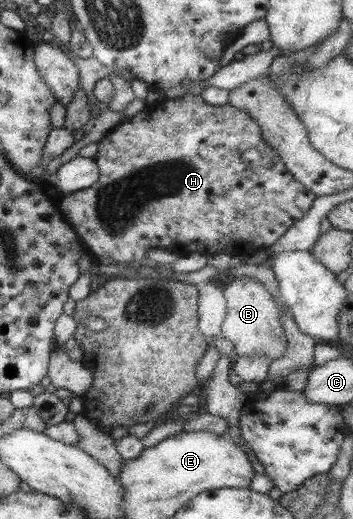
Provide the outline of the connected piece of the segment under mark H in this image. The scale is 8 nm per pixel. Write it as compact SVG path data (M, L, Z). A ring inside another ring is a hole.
M186 92L173 99L164 99L160 104L154 104L148 110L141 110L131 117L123 120L110 134L100 140L94 162L98 167L98 178L88 188L66 194L61 200L56 202L58 211L64 217L64 221L72 227L78 236L85 250L96 255L104 263L108 260L112 262L130 263L132 260L144 260L146 252L152 248L166 248L178 257L184 254L198 252L206 258L210 254L224 254L230 256L248 256L258 250L268 250L276 240L302 216L308 212L315 194L306 190L302 184L286 170L280 157L270 148L270 145L261 137L261 130L248 114L242 109L234 108L228 104L214 106L206 104L201 99L200 93Z

